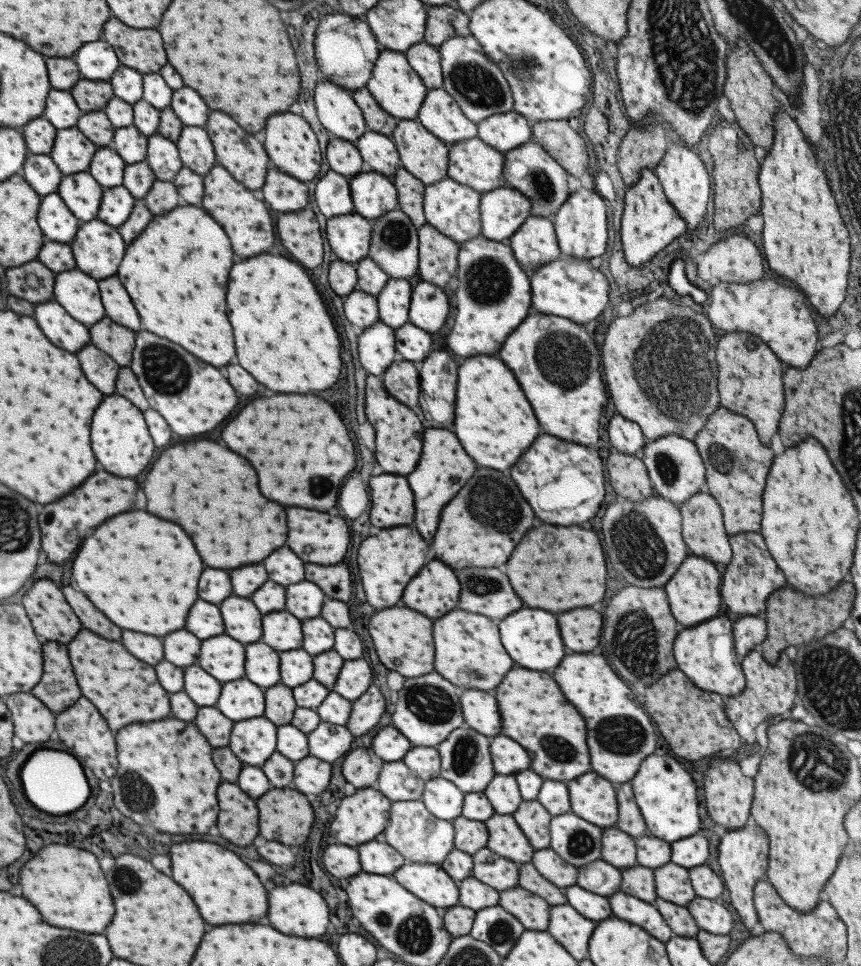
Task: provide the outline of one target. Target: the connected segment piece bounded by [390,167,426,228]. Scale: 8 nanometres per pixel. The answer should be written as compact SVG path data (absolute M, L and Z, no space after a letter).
M402 167L390 178L396 188L397 208L409 217L414 227L425 224L422 210L424 185Z

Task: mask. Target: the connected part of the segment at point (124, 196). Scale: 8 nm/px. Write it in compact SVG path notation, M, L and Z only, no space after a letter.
M122 184L103 188L96 218L112 227L118 227L127 220L134 201L135 198L130 196L130 192Z

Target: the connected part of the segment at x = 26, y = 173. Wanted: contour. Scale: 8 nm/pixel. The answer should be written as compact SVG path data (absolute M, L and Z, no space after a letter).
M27 154L19 173L32 190L41 196L55 193L63 176L48 154Z

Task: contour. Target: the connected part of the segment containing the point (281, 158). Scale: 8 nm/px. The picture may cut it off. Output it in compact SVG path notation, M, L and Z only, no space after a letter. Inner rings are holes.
M275 114L267 120L265 130L263 130L263 148L269 156L269 160L273 162L273 166L301 182L312 180L321 168L321 154L319 145L309 123L305 122L301 116L297 114Z

